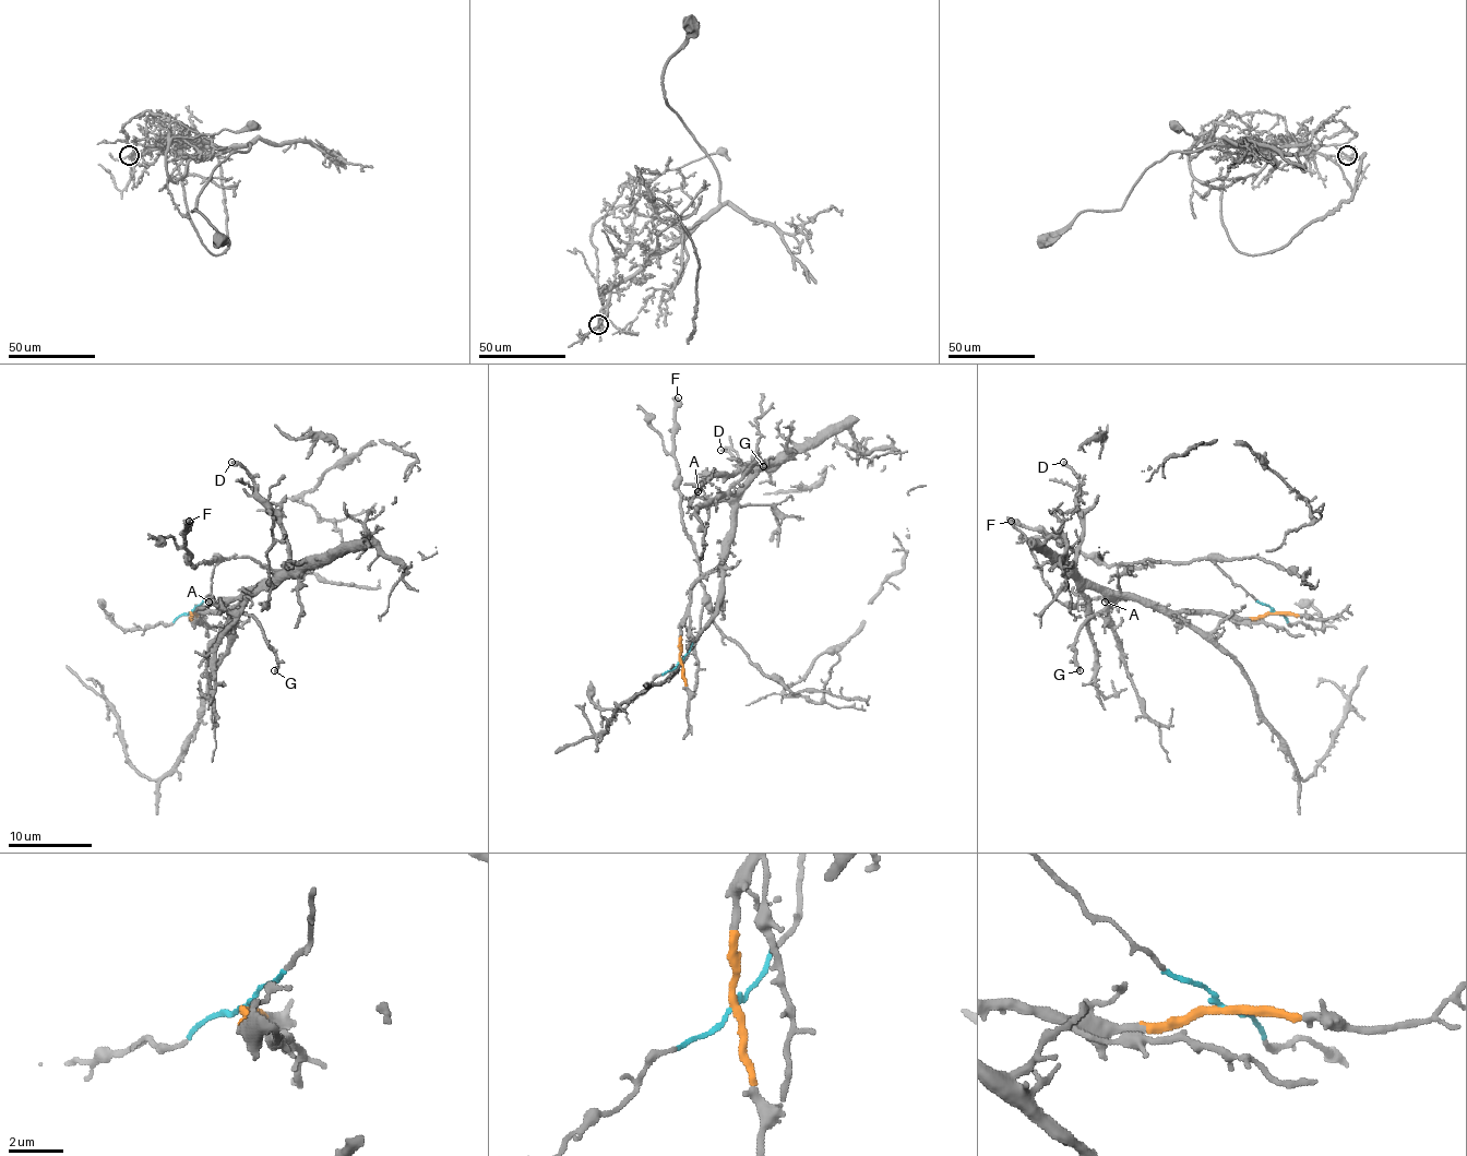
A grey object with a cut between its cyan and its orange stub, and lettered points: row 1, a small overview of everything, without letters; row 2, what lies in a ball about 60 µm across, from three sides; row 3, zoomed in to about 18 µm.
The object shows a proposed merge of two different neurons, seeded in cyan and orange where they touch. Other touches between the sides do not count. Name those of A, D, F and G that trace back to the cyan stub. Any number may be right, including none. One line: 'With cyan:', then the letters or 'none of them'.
With cyan: F

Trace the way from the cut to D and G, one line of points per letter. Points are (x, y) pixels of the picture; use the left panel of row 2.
D: (191, 612), (191, 617), (233, 610), (287, 564), (282, 521), (258, 498), (252, 476), (231, 462)
G: (191, 612), (191, 617), (233, 610), (243, 596), (241, 610), (258, 623), (266, 638), (275, 654), (275, 671)

